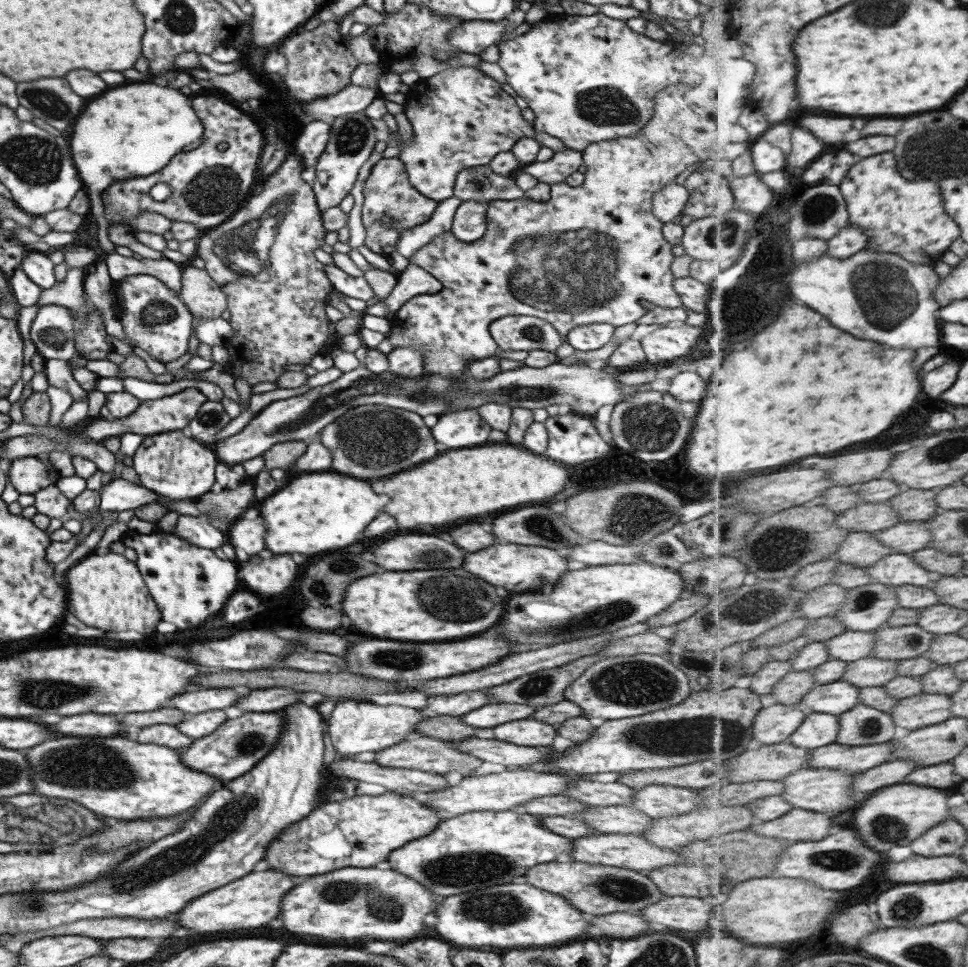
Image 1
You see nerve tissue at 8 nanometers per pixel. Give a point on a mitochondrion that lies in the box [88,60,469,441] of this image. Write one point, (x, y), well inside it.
(245, 250)

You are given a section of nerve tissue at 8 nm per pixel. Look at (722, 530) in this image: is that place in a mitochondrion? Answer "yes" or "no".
yes

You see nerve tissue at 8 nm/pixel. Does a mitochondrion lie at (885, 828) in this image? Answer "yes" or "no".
yes

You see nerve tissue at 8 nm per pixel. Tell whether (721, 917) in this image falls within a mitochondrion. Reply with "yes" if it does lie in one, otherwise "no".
no

